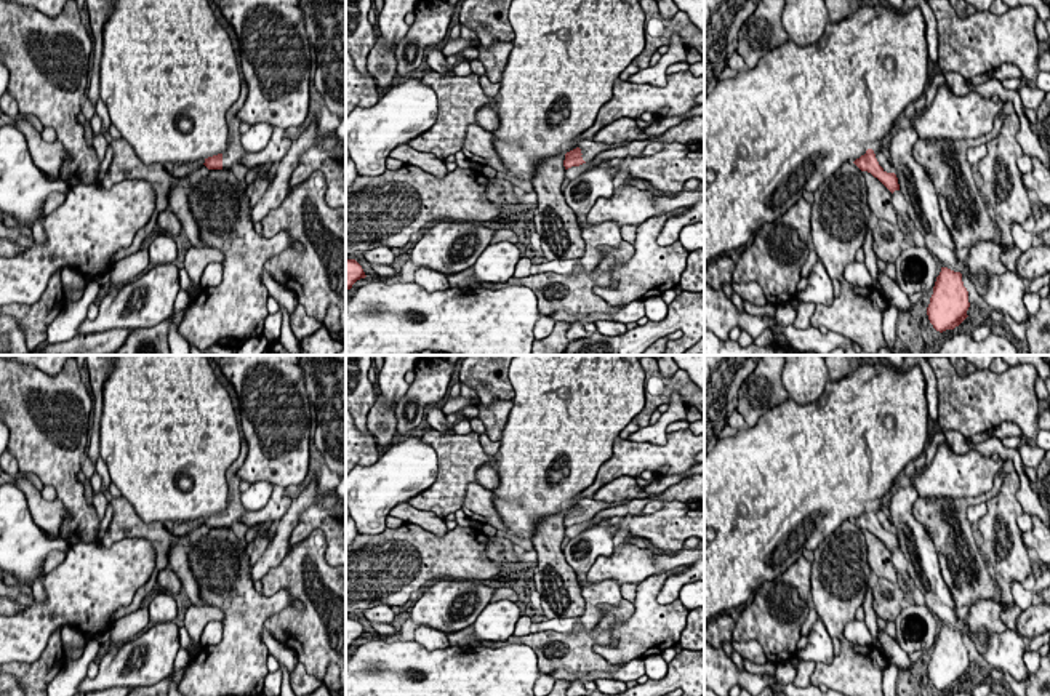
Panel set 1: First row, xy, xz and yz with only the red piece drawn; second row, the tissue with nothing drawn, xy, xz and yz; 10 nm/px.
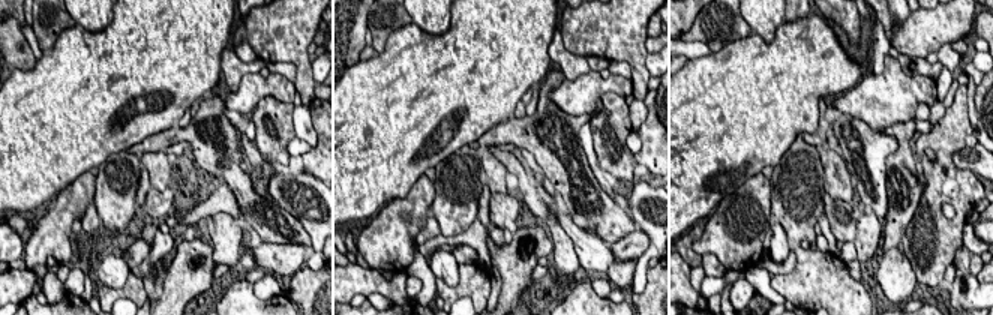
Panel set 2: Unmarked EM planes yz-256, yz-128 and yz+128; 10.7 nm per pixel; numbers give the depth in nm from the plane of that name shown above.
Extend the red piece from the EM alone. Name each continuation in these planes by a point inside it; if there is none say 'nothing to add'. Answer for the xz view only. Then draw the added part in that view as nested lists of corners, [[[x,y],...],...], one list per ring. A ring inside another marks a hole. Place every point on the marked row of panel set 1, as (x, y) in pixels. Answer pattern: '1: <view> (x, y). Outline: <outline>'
1: xz (589, 149). Outline: [[[581,139],[578,141],[578,147],[581,149],[581,157],[586,163],[592,162],[600,152],[608,150],[608,149],[616,149],[616,147],[624,147],[627,142],[619,142],[619,144],[603,144],[603,142],[595,142],[592,139]]]

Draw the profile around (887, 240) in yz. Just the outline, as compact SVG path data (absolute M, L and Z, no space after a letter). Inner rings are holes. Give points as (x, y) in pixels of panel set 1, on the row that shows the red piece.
M879 219L877 226L872 227L872 250L876 258L884 262L896 262L904 248L904 235L900 227Z

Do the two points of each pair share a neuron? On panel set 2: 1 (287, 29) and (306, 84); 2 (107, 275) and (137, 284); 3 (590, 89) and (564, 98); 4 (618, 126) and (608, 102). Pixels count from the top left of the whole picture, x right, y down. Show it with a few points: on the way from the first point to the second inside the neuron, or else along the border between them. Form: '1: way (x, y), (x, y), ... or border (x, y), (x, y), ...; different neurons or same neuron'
1: way (287, 42), (299, 56), (303, 71); same neuron
2: border (131, 269), (126, 282), (120, 288), (102, 285); different neurons
3: way (584, 93), (581, 96), (570, 96); same neuron
4: way (618, 120), (618, 113), (614, 108); same neuron

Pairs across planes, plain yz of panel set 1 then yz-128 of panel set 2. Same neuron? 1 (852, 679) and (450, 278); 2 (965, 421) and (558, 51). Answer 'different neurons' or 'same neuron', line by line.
1: different neurons
2: different neurons

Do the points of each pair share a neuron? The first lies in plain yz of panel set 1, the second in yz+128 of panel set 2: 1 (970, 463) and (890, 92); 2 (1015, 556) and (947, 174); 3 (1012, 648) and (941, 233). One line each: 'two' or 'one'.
1: one
2: one
3: two

